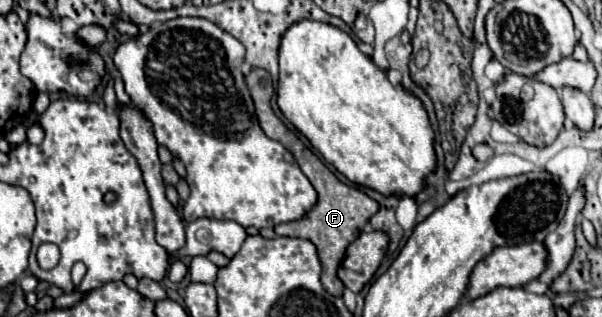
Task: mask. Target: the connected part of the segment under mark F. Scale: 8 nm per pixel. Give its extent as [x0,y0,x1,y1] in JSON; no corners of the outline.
[246,69,378,297]

